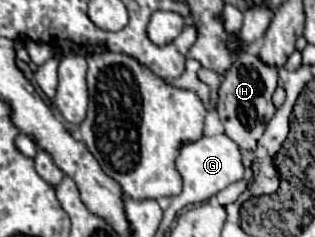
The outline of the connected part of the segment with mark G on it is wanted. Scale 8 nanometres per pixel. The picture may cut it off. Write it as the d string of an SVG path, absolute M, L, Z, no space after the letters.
M214 135L214 137L200 137L198 141L184 143L180 149L180 155L176 159L176 167L184 179L182 193L176 195L186 205L190 203L202 203L216 193L220 193L224 187L240 181L244 177L244 165L240 159L238 145L228 135Z

